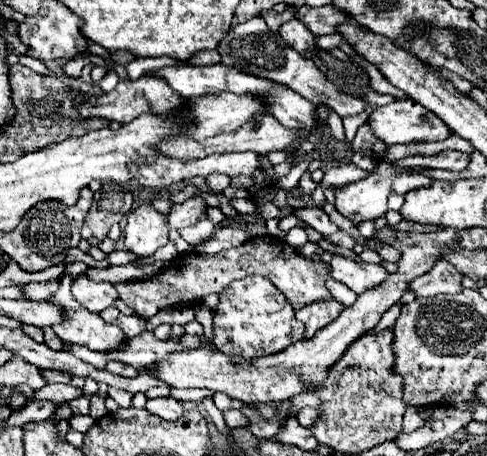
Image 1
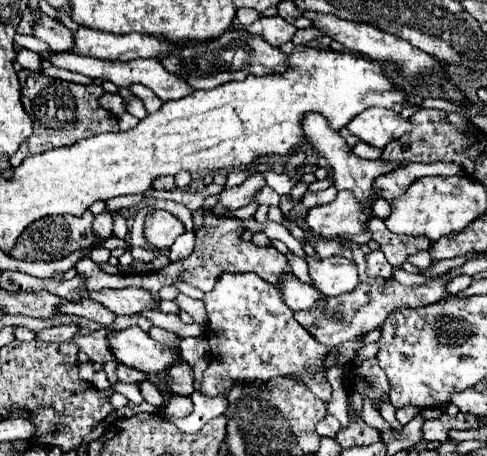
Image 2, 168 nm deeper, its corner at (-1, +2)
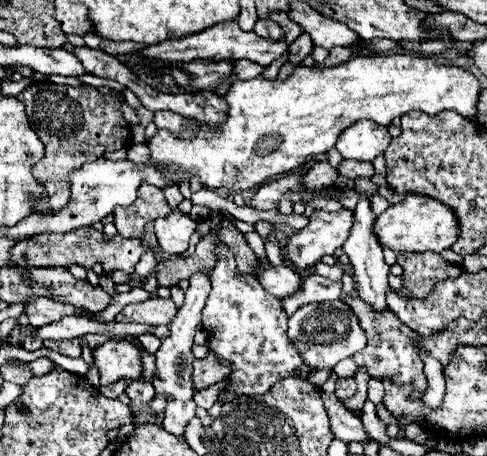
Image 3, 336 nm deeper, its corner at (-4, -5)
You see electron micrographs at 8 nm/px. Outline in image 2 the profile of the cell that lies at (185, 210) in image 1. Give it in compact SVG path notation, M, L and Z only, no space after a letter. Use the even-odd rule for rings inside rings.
M254 173L252 177L248 177L242 185L238 187L228 187L224 189L222 193L218 193L218 203L222 203L226 209L238 209L238 207L244 207L252 201L252 195L264 185L264 177L262 173Z

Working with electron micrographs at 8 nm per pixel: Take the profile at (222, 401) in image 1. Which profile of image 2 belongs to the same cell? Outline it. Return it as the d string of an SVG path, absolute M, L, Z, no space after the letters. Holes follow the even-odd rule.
M194 391L194 393L192 393L192 401L194 401L194 411L192 411L188 417L176 421L178 427L180 427L182 431L188 431L188 433L198 431L198 429L200 429L204 423L208 423L210 419L222 415L222 413L226 411L226 407L230 405L230 403L228 403L228 397L226 397L224 393L222 393L220 397L206 397L206 395L202 395L202 393Z

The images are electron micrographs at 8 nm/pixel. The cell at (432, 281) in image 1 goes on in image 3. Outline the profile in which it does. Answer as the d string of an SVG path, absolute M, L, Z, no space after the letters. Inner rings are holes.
M341 300L327 304L305 304L289 318L287 336L299 350L303 362L313 370L335 368L339 360L353 356L355 352L363 350L363 344L367 344L363 330L359 328L359 320L355 320L351 308L347 308L347 304L343 304Z

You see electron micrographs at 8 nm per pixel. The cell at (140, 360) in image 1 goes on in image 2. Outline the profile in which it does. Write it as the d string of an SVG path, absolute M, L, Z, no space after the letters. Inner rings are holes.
M80 329L74 335L74 343L78 345L78 349L82 349L94 363L106 363L106 361L114 361L114 353L108 345L108 329L98 329L98 331L90 331L90 329Z

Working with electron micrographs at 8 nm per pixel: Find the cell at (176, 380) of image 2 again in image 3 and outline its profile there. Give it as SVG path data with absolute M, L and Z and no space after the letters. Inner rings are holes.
M209 352L201 360L195 358L195 374L193 374L195 390L217 384L219 380L223 380L229 374L231 374L231 364L229 362L219 362L213 352Z

